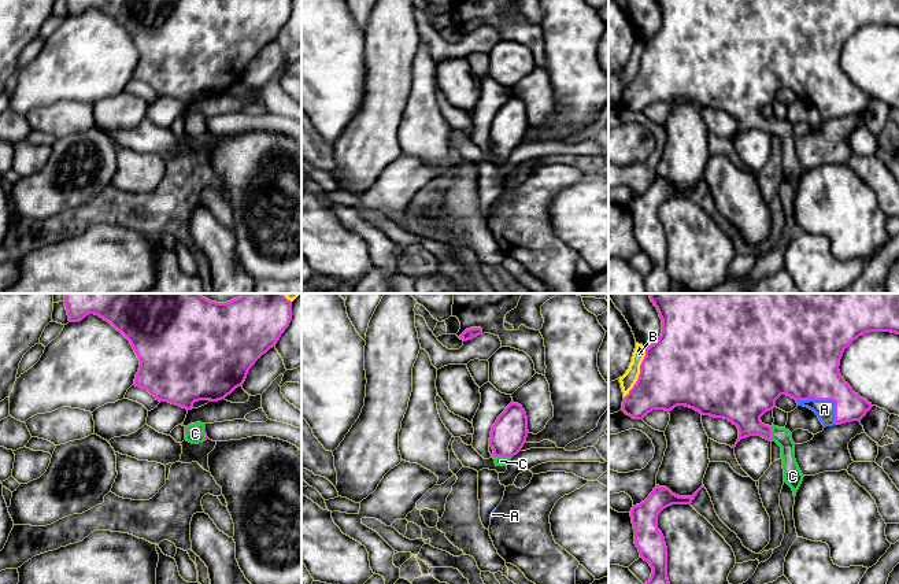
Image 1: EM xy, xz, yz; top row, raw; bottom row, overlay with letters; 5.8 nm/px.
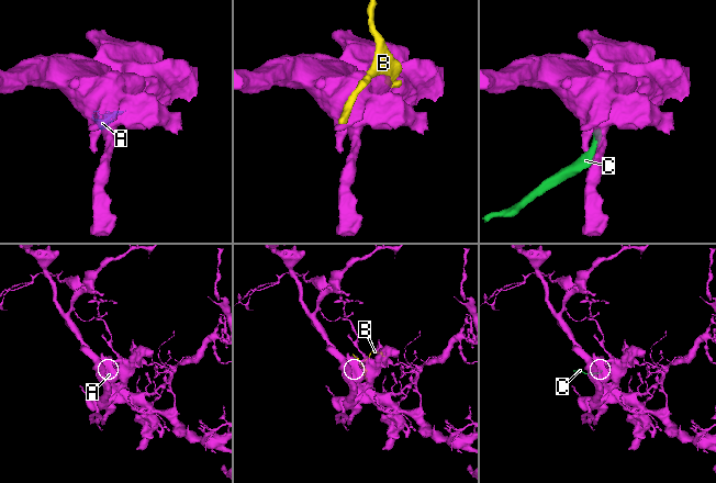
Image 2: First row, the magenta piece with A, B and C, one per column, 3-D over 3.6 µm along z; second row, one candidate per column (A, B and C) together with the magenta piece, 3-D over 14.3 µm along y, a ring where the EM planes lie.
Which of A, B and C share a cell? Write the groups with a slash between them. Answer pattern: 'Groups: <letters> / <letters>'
Groups: A C / B

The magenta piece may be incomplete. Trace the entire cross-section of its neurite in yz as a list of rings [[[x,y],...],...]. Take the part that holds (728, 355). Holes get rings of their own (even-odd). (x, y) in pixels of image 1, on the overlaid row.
[[[651,293],[650,299],[662,319],[662,333],[645,350],[639,378],[624,398],[621,410],[633,419],[643,419],[652,410],[672,411],[685,406],[736,425],[736,444],[750,436],[776,441],[781,447],[784,481],[792,488],[793,496],[804,476],[795,459],[792,433],[785,428],[765,425],[761,417],[776,407],[781,395],[787,395],[798,406],[813,410],[824,426],[861,421],[873,406],[841,377],[839,366],[843,352],[865,333],[899,334],[899,293]]]

